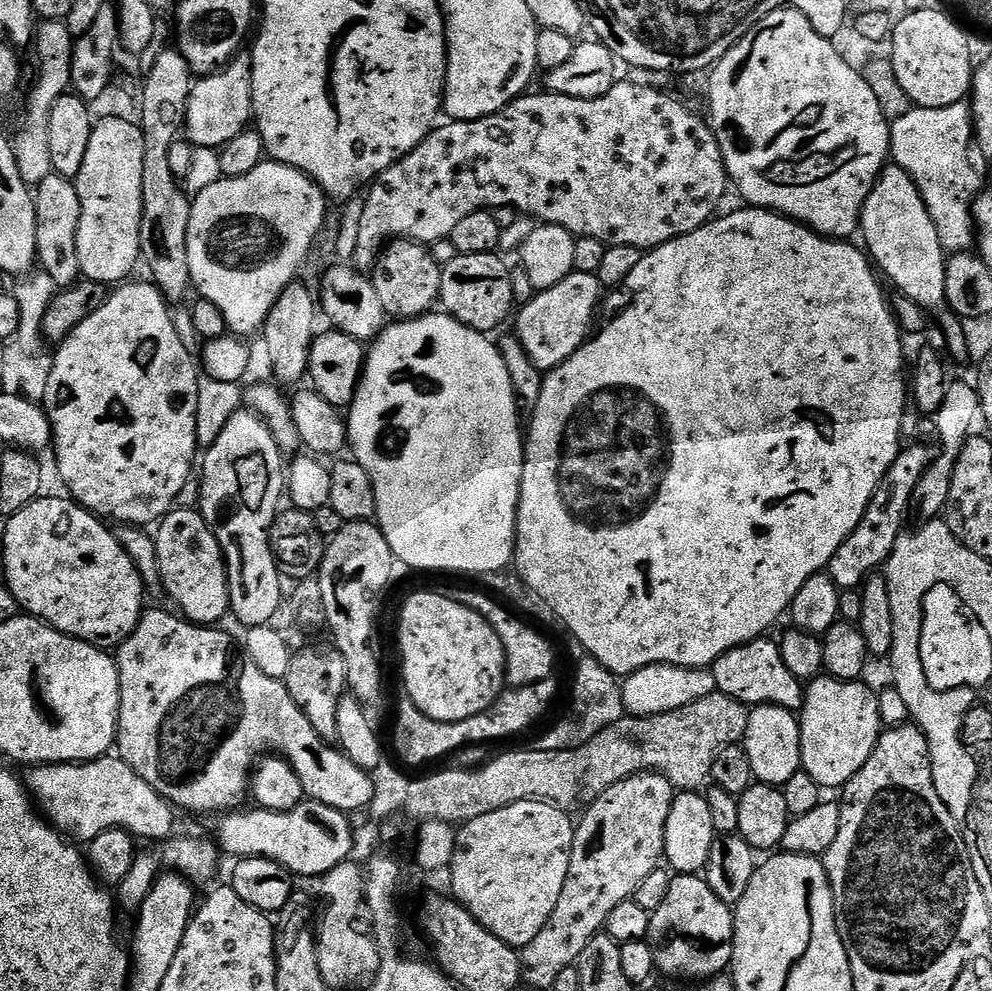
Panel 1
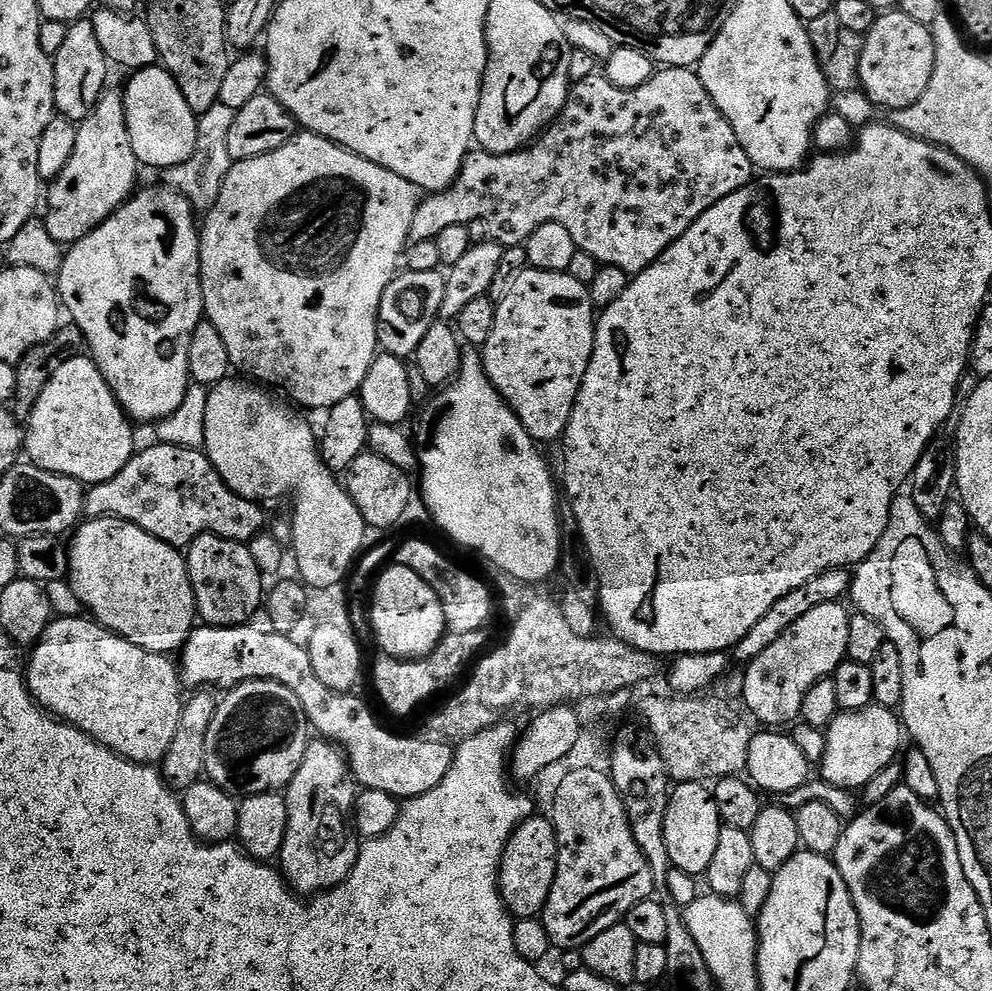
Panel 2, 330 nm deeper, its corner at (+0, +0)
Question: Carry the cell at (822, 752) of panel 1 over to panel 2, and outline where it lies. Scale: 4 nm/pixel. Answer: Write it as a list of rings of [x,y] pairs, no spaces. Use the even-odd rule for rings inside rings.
[[[869,706],[857,712],[841,711],[828,725],[826,754],[822,765],[823,779],[838,788],[863,789],[885,767],[897,759],[900,752],[902,720],[888,708]]]

